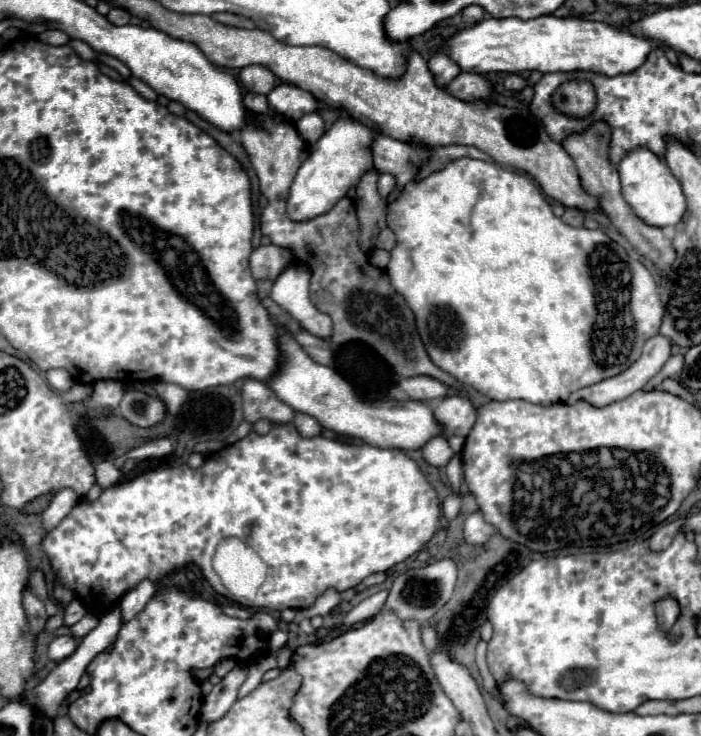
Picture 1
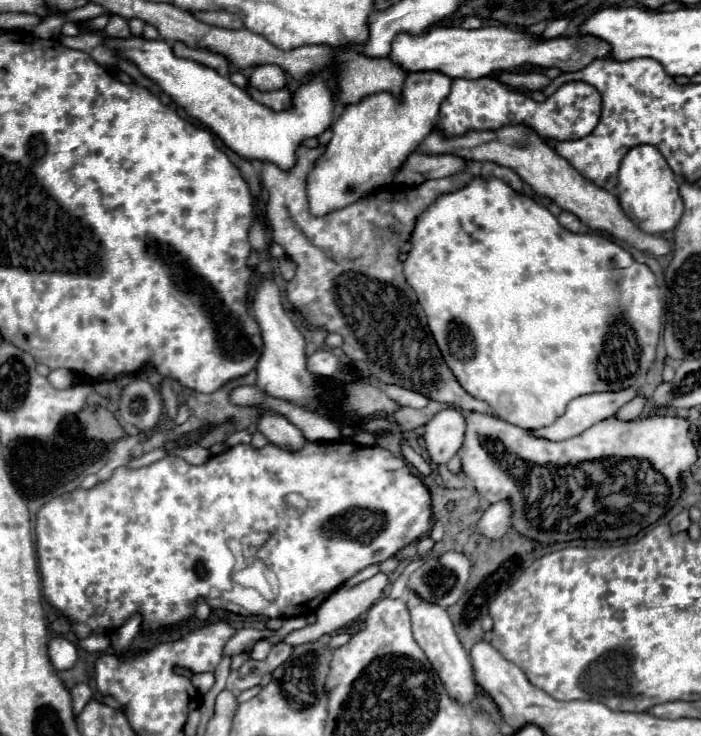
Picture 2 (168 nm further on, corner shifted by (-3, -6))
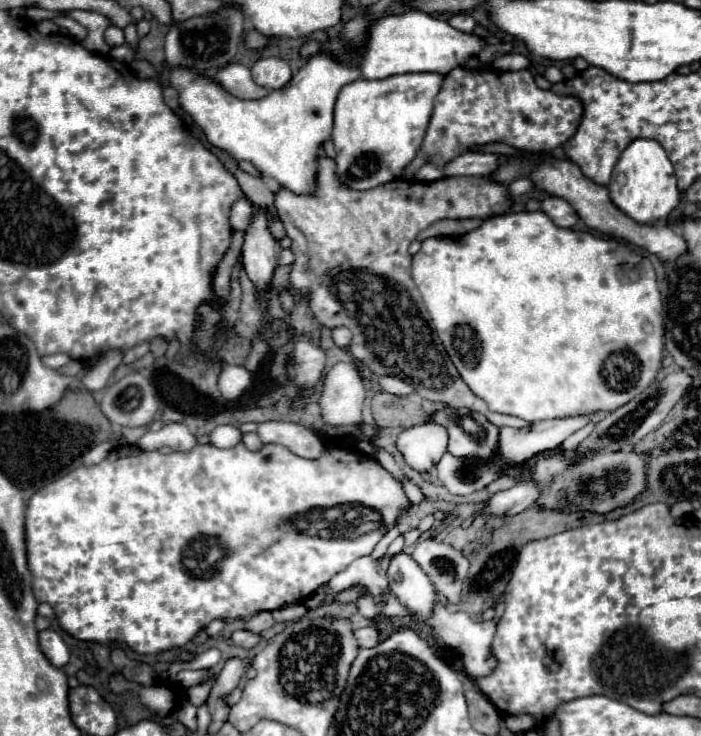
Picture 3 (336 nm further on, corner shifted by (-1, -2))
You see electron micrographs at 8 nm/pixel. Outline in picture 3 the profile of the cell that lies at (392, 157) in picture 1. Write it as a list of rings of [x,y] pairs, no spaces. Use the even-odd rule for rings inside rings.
[[[464,153],[452,159],[442,171],[446,177],[454,175],[490,175],[500,167],[500,155],[494,153]]]

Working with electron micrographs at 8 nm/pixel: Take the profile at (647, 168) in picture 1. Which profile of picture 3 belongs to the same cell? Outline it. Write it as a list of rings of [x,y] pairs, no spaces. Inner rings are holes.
[[[634,139],[620,155],[612,179],[608,183],[612,203],[638,223],[664,221],[678,205],[680,191],[676,187],[674,167],[660,143],[652,139]]]

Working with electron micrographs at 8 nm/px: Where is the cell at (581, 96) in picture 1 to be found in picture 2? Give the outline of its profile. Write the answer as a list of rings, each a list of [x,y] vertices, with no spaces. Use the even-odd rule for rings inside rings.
[[[482,77],[476,81],[454,79],[452,91],[440,107],[436,127],[442,129],[448,137],[452,137],[452,135],[462,135],[470,129],[482,131],[482,129],[498,129],[502,125],[528,123],[534,127],[538,135],[560,141],[560,139],[580,139],[588,135],[600,121],[600,111],[602,111],[600,93],[592,85],[582,81],[564,83],[544,103],[536,103],[522,91],[506,87],[492,77]]]

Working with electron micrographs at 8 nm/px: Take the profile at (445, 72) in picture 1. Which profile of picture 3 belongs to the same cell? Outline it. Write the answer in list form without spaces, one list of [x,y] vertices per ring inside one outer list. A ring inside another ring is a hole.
[[[406,73],[380,81],[356,79],[344,85],[334,107],[332,133],[340,181],[362,191],[398,179],[422,145],[442,81],[440,73]]]

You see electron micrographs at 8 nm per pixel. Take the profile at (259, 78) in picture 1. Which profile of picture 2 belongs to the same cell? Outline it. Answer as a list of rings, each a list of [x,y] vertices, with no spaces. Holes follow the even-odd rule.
[[[258,65],[250,77],[250,87],[258,91],[276,91],[286,85],[286,75],[276,65]]]

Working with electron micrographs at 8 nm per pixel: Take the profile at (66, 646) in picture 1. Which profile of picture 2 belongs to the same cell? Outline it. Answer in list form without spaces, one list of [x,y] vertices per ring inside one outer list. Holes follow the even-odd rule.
[[[54,637],[48,643],[48,655],[50,655],[50,661],[56,671],[64,671],[64,669],[74,667],[74,663],[78,659],[76,647],[66,637]]]

